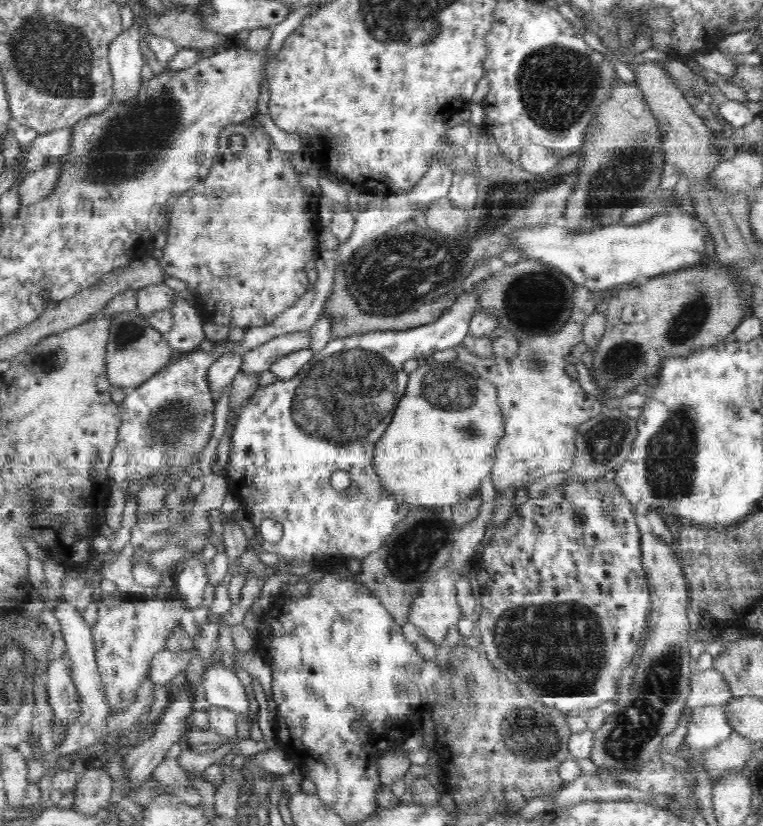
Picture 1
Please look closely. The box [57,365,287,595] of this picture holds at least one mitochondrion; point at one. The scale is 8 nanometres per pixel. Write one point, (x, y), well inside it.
(173, 421)

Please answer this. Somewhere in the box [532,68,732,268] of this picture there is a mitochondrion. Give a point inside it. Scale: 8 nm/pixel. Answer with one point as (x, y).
(614, 186)

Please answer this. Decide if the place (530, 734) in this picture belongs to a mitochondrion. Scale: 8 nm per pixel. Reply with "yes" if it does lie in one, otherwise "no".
yes

